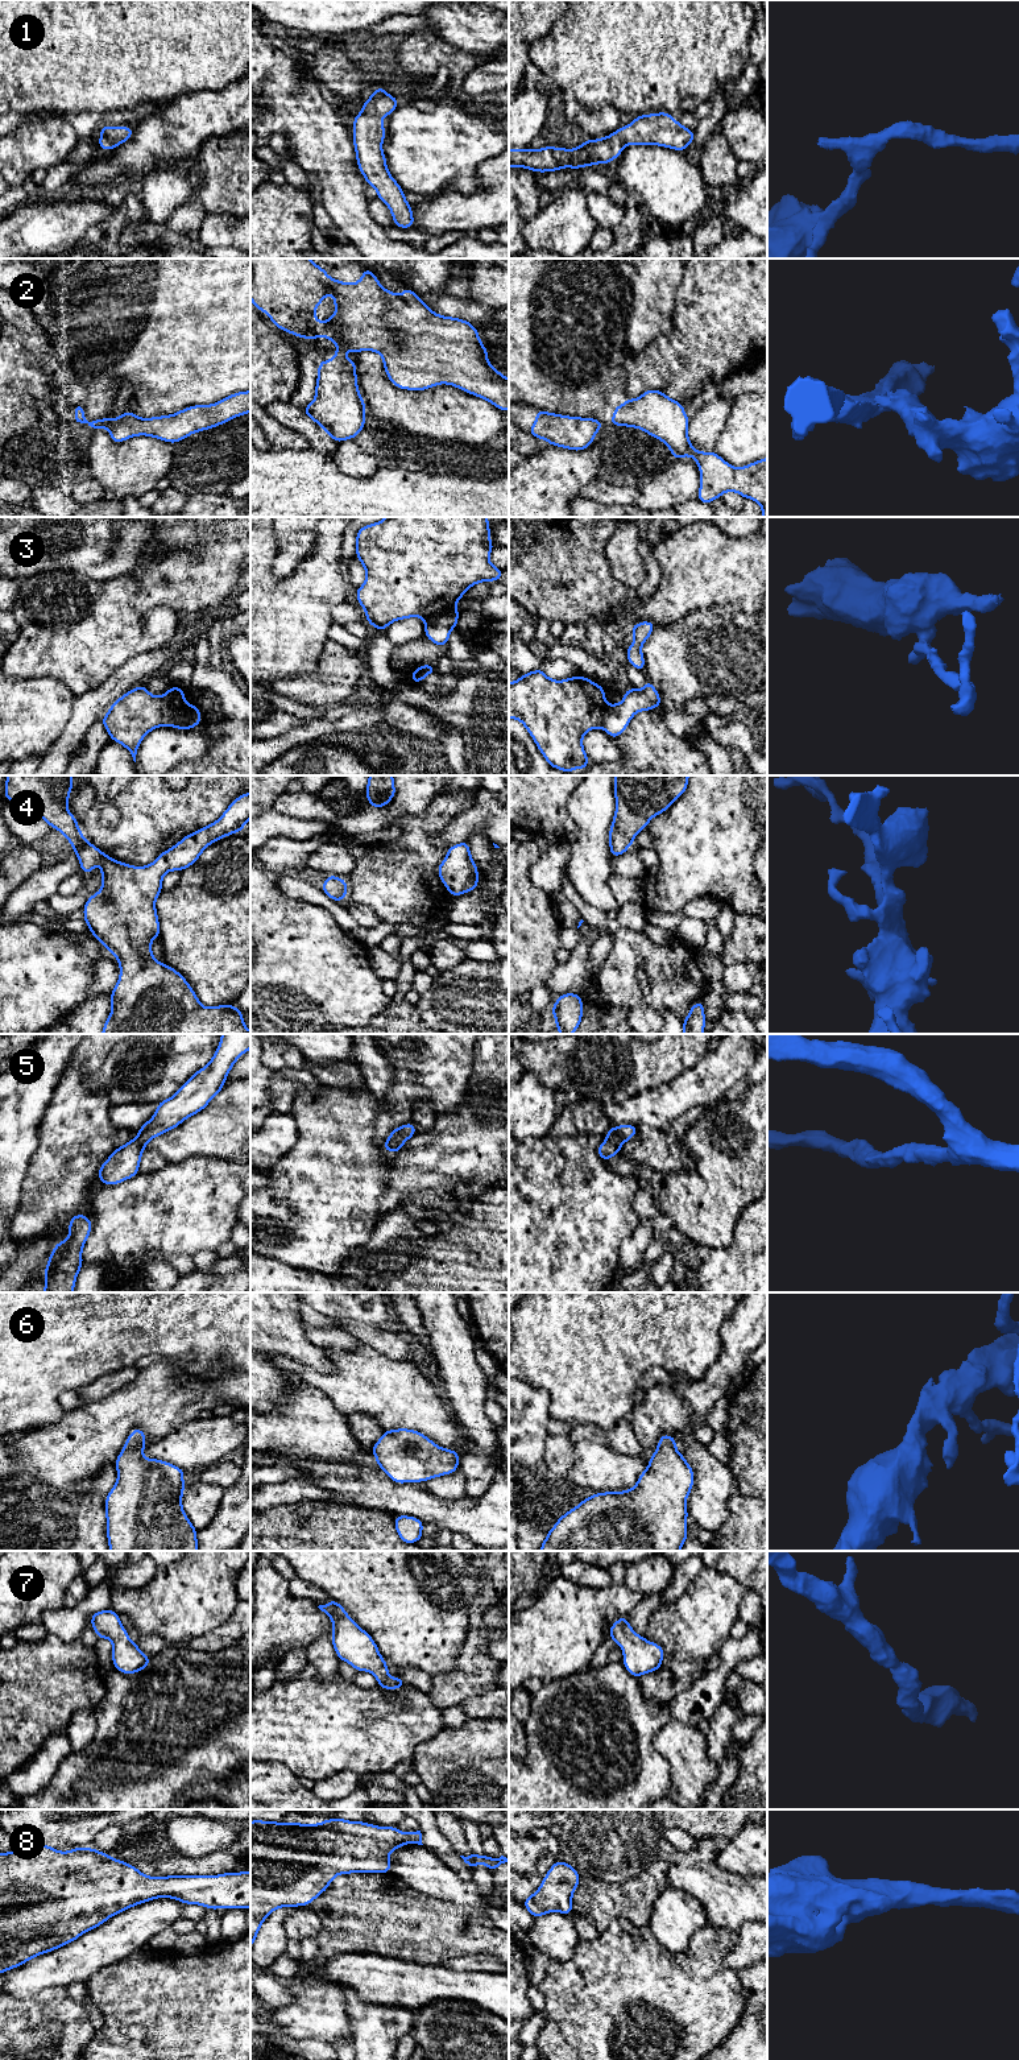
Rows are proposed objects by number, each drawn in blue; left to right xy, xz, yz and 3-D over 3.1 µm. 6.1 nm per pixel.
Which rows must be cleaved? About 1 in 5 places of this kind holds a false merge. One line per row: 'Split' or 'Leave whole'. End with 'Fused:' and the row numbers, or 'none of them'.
1: Leave whole
2: Split
3: Split
4: Leave whole
5: Leave whole
6: Leave whole
7: Leave whole
8: Leave whole
Fused: 2, 3

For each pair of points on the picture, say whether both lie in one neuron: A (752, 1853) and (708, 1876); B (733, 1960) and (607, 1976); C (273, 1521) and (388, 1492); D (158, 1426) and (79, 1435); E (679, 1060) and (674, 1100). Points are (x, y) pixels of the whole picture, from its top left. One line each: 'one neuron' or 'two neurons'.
A: two neurons
B: two neurons
C: two neurons
D: one neuron
E: two neurons

